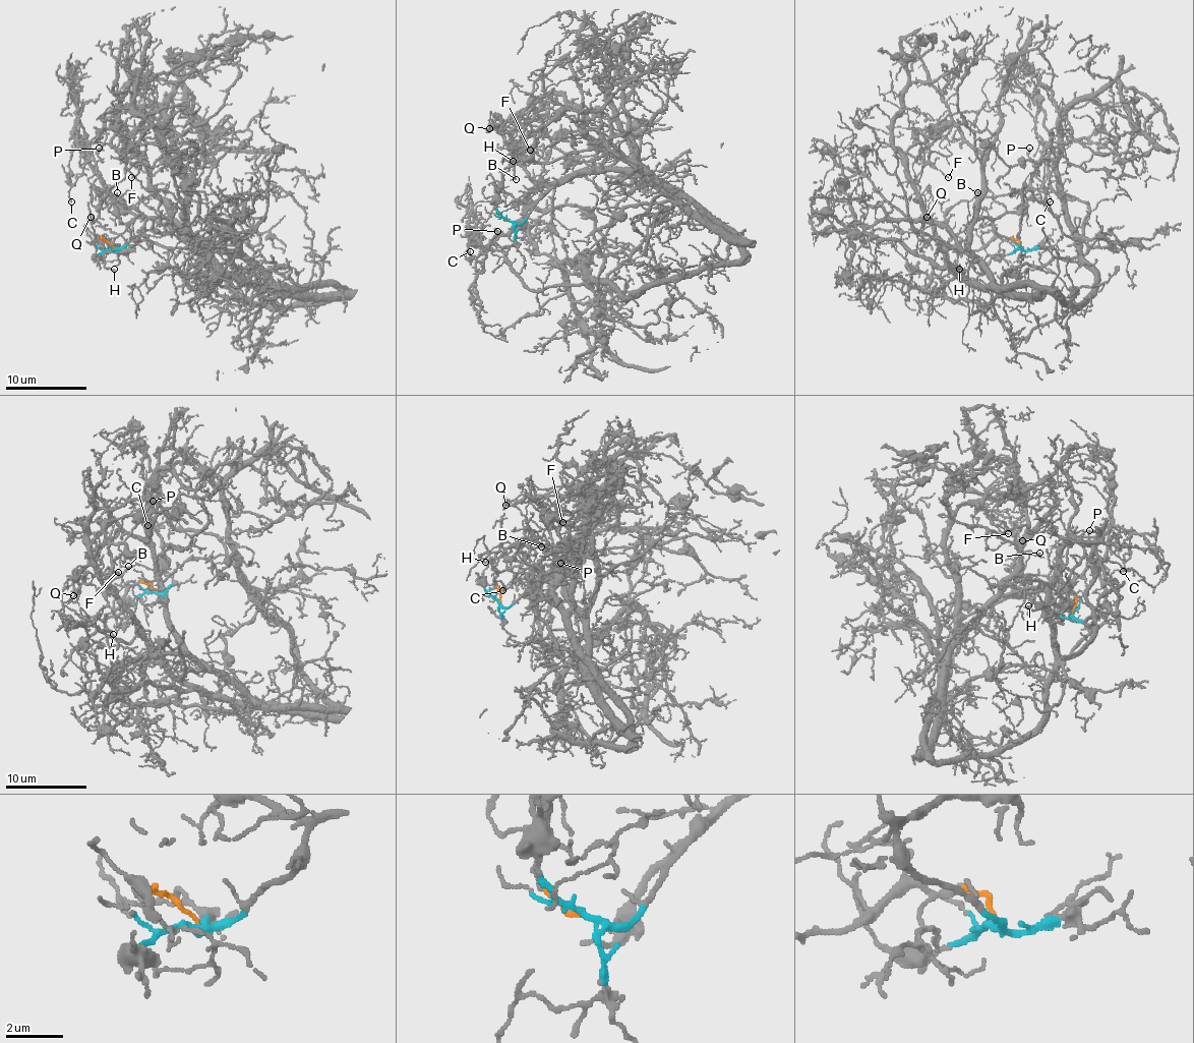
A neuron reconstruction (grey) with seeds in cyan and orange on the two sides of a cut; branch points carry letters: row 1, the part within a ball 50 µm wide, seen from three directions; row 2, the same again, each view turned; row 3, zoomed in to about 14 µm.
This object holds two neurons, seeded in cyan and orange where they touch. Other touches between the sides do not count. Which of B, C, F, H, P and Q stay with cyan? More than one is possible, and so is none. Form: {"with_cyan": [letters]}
{"with_cyan": ["C", "P"]}

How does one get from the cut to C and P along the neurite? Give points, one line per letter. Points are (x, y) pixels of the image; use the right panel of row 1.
C: (1019, 247), (993, 223), (1013, 213), (1029, 196), (1031, 174), (1039, 160), (1043, 164), (1041, 184), (1050, 203)
P: (1019, 247), (993, 223), (1013, 213), (1029, 196), (1035, 168), (1035, 162), (1027, 156), (1029, 148)

